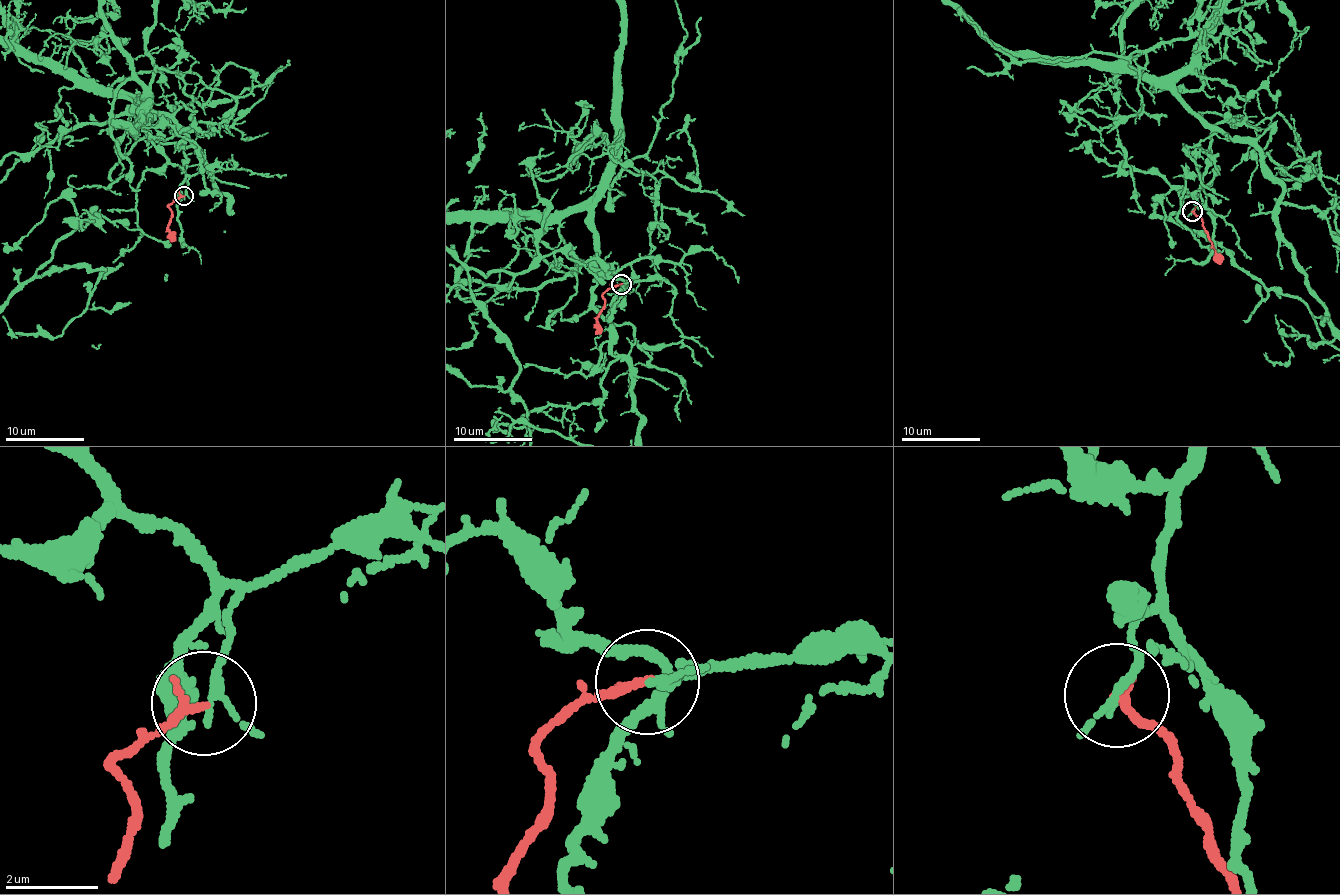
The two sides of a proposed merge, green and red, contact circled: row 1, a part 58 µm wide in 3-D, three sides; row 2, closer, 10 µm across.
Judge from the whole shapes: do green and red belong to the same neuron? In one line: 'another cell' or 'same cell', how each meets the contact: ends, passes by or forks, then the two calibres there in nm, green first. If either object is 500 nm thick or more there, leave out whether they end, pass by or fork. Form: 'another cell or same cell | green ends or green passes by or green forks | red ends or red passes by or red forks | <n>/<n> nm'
another cell | green passes by | red ends | 150/200 nm

